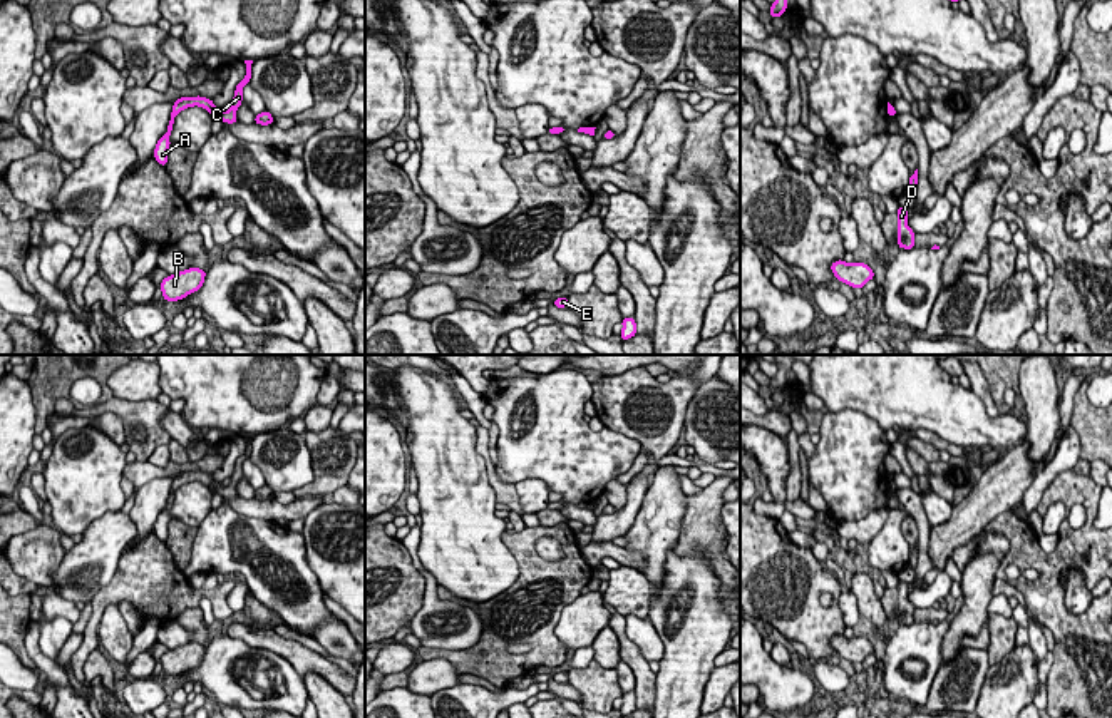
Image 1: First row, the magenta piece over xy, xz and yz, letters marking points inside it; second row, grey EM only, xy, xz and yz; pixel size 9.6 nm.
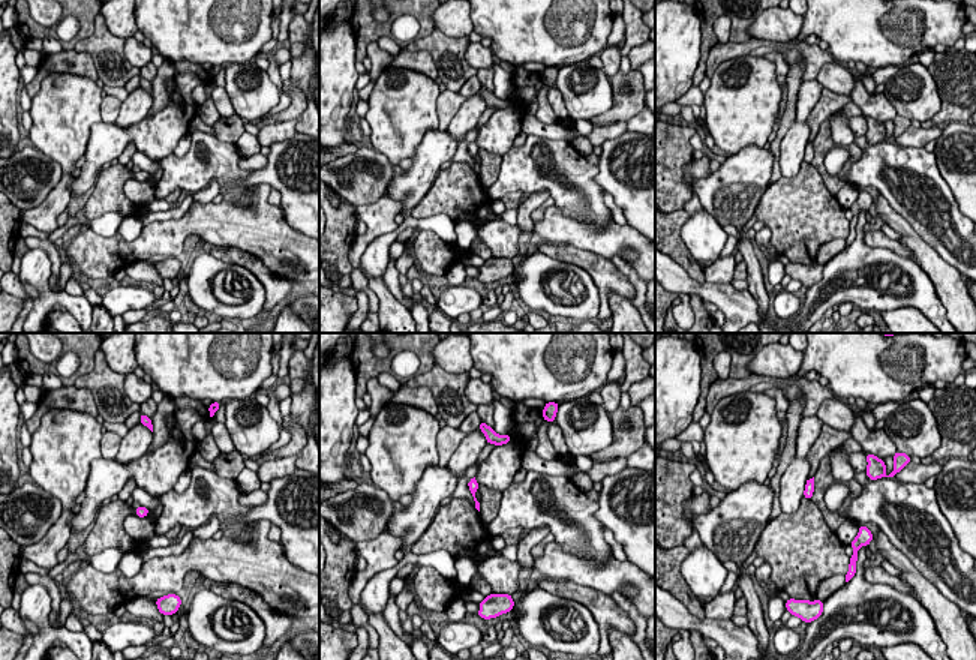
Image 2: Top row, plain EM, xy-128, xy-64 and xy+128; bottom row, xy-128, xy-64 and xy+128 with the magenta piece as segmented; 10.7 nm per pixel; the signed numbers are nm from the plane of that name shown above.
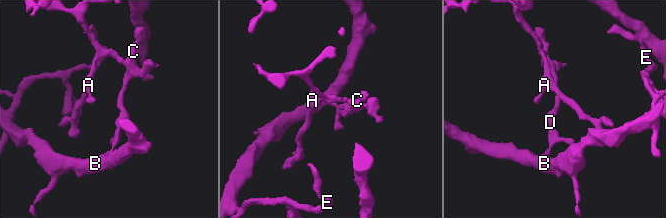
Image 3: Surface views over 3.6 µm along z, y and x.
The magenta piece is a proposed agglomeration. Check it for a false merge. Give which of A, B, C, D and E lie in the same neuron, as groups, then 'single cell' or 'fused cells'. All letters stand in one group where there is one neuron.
A / B C D E | fused cells

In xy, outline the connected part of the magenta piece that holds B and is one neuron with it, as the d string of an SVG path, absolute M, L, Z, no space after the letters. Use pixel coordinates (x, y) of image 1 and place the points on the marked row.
M188 268L176 274L169 274L159 285L162 298L166 301L179 301L191 293L201 290L206 278L206 271L201 268Z

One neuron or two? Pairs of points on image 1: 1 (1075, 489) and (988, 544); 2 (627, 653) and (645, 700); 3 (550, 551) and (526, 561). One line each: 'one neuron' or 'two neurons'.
1: two neurons
2: one neuron
3: two neurons

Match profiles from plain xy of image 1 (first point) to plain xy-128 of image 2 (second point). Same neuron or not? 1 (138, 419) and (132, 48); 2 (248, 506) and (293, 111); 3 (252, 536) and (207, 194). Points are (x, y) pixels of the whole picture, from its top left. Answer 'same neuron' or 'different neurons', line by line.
1: different neurons
2: different neurons
3: different neurons

